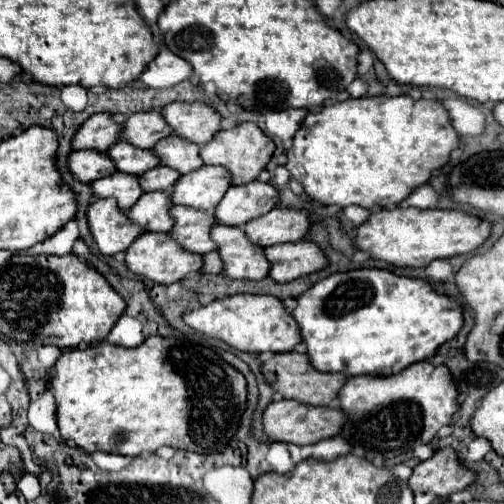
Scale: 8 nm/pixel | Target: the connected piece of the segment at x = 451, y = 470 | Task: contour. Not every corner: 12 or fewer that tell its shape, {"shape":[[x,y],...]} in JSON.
{"shape":[[452,447],[414,467],[408,485],[448,499],[472,485]]}

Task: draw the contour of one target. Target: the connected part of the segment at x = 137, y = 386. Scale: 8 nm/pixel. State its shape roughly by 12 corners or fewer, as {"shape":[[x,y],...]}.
{"shape":[[186,337],[50,369],[64,441],[222,453],[244,375]]}

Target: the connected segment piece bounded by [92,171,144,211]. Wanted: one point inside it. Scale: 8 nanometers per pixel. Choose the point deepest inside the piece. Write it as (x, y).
(125, 189)

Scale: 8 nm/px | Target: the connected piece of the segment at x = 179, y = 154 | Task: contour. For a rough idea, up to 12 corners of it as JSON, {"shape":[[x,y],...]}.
{"shape":[[170,135],[154,153],[184,175],[204,165],[192,141]]}

